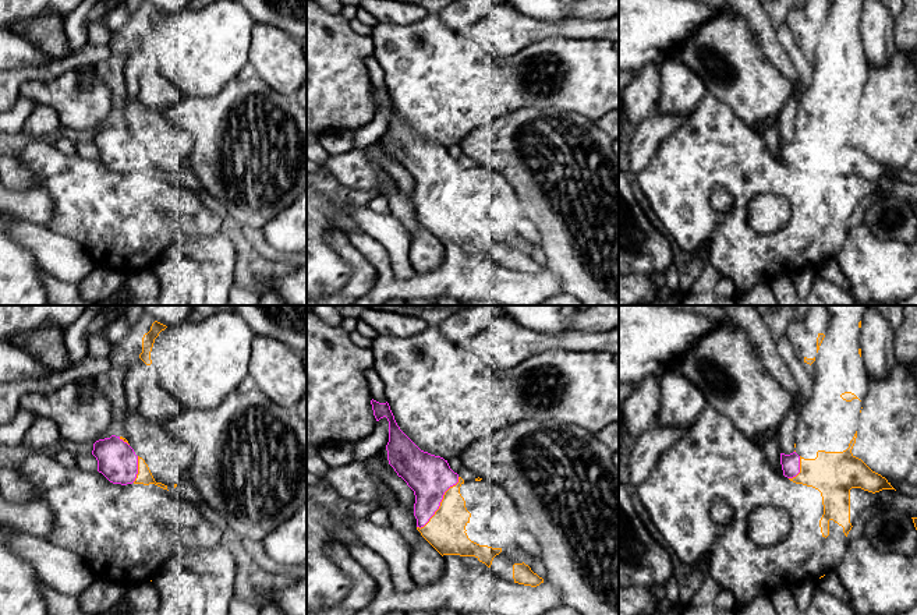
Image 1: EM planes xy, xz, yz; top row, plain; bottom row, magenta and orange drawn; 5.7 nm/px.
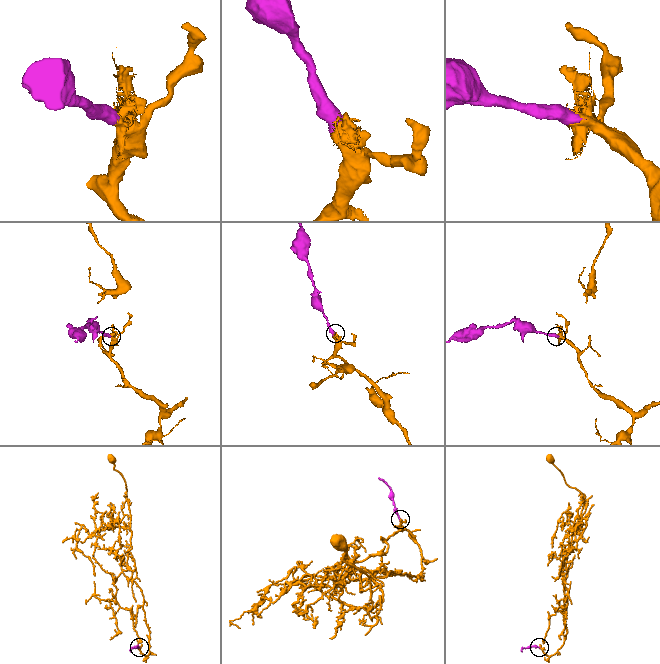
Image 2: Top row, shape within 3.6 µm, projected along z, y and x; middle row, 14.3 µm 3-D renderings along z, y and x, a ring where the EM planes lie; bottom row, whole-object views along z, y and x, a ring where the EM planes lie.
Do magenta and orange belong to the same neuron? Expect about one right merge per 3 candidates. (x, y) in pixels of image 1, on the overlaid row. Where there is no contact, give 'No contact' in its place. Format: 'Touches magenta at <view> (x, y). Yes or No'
Touches magenta at xz (439, 504). Yes

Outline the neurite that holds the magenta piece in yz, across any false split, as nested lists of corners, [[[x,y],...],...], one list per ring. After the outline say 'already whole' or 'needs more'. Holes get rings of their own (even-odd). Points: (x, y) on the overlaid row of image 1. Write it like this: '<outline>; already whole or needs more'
[[[857,431],[843,452],[818,450],[815,459],[804,459],[796,453],[780,453],[783,476],[796,484],[812,487],[821,492],[824,515],[819,520],[822,537],[829,536],[829,522],[843,527],[847,537],[850,523],[850,489],[868,492],[895,489],[881,474],[872,471],[861,459],[852,453]]]; needs more

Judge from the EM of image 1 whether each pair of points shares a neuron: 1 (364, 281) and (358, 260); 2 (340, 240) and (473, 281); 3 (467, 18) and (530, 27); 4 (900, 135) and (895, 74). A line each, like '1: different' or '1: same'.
1: same
2: different
3: different
4: same

